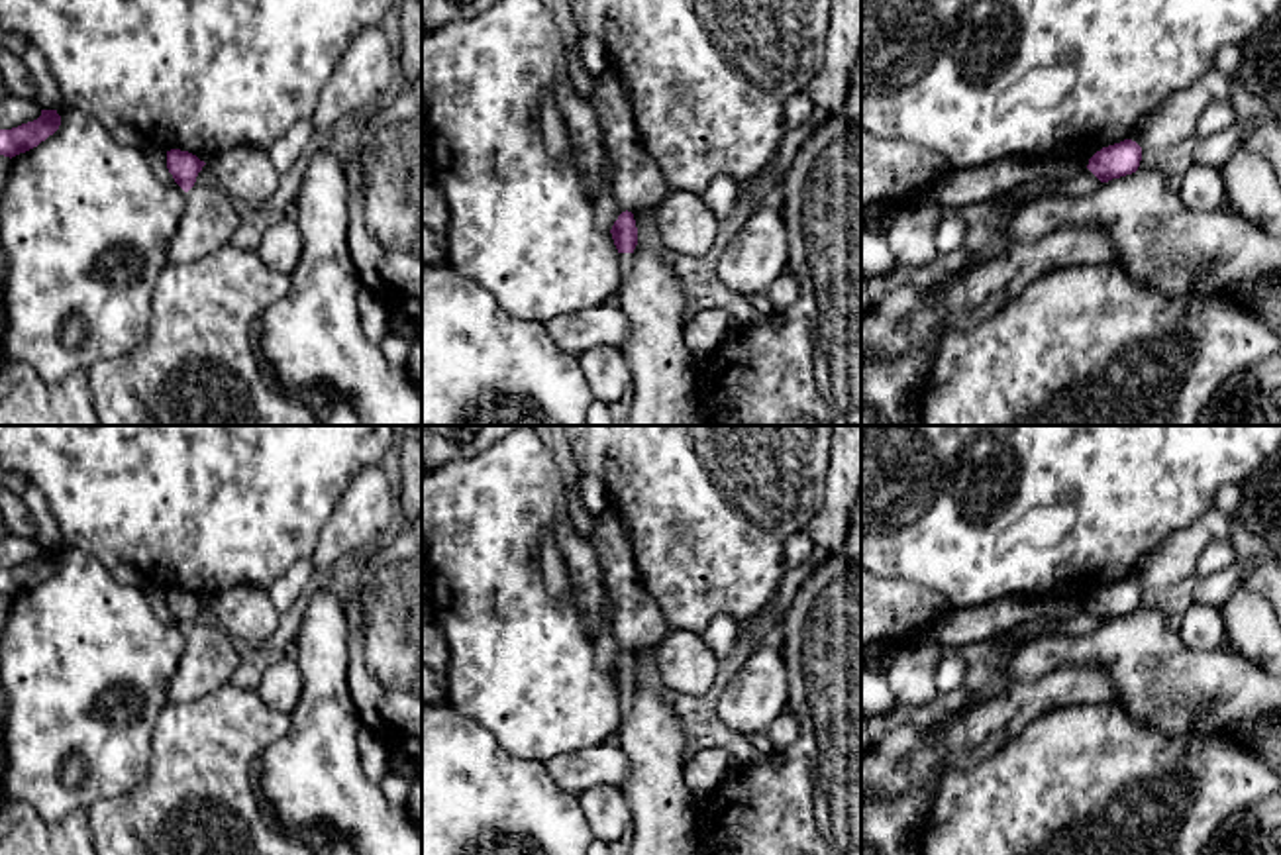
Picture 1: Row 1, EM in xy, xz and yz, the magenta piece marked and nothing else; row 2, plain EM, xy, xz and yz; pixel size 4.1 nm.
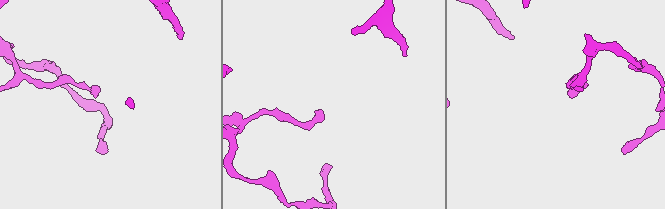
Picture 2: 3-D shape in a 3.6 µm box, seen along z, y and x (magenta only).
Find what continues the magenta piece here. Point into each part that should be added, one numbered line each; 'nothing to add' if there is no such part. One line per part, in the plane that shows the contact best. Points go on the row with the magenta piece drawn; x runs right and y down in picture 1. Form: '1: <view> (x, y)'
nothing to add

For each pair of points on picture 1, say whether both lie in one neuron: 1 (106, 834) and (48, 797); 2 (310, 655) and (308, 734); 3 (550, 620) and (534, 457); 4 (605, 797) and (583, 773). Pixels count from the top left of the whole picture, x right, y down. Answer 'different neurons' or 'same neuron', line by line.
1: different neurons
2: same neuron
3: same neuron
4: different neurons

